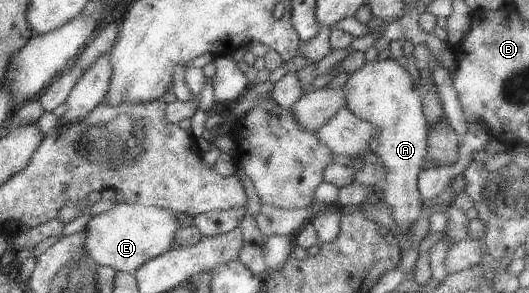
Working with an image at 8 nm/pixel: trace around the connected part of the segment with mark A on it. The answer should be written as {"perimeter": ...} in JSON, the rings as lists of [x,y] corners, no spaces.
{"perimeter":[[[389,58],[366,61],[361,69],[350,75],[342,91],[345,107],[354,116],[378,128],[378,135],[369,142],[369,150],[386,166],[386,183],[379,199],[391,208],[393,219],[399,227],[408,230],[423,215],[418,175],[427,161],[430,127],[423,113],[422,97],[413,85],[409,72]]]}

